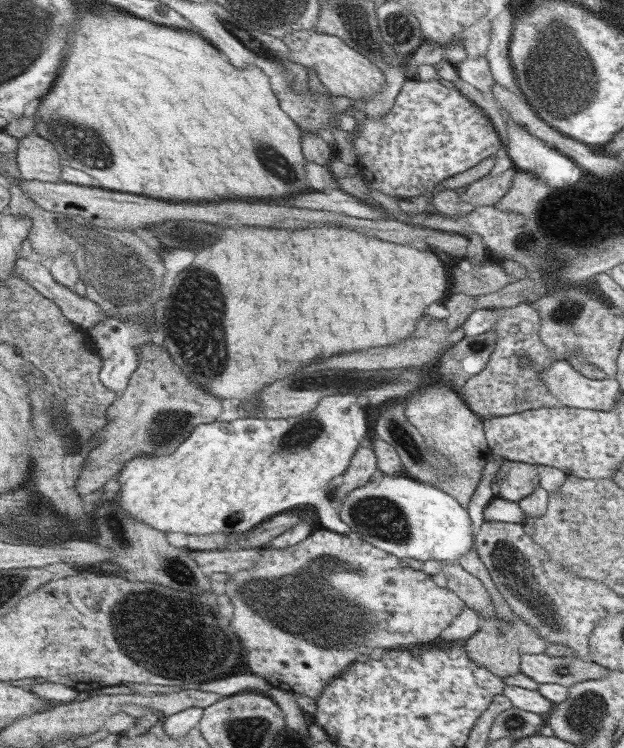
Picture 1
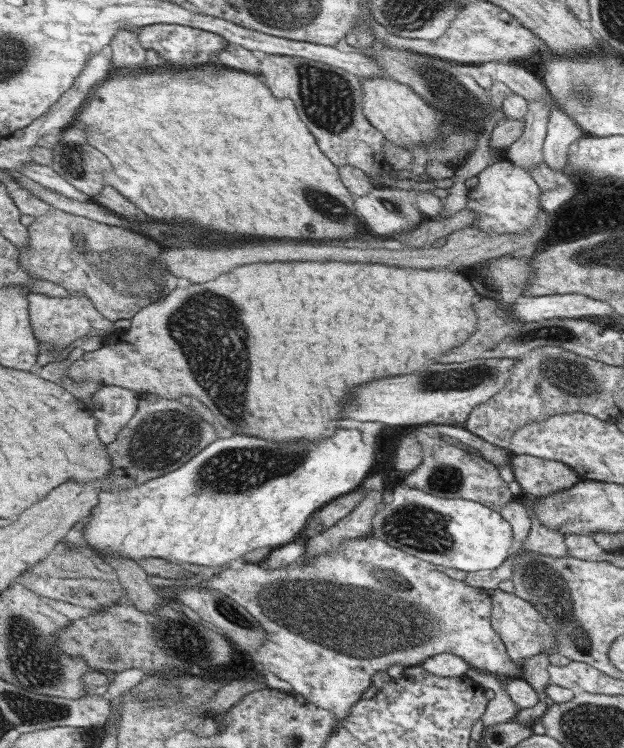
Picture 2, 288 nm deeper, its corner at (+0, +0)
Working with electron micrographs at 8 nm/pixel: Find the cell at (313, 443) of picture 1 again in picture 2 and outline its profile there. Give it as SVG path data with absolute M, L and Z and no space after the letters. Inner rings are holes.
M339 428L333 438L321 438L317 442L271 442L257 436L233 434L231 438L221 438L207 446L177 472L153 478L135 488L103 490L101 504L93 510L87 522L87 536L83 536L83 542L101 552L101 556L117 554L129 560L175 558L189 568L223 566L225 562L229 564L229 560L243 558L257 548L271 546L275 550L283 548L287 542L301 540L301 532L307 528L309 520L333 498L359 486L373 460L375 452L365 444L359 430Z

